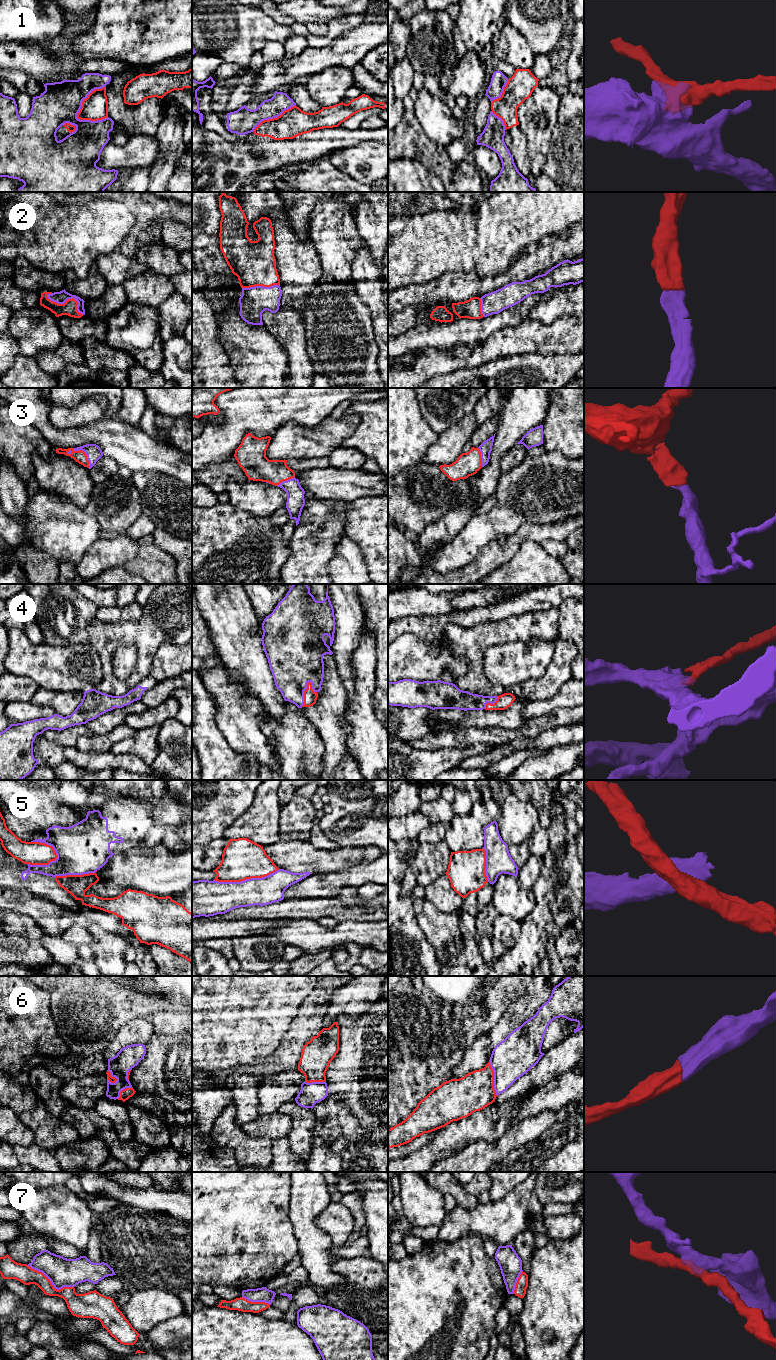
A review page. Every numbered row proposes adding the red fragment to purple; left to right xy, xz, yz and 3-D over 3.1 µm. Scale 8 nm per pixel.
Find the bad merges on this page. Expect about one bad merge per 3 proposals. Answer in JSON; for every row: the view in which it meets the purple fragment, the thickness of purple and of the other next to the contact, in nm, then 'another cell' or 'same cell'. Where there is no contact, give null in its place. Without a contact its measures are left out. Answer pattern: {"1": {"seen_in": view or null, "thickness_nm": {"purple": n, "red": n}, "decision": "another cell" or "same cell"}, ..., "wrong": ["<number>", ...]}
{"1": {"seen_in": "xy", "thickness_nm": {"purple": 320, "red": 200}, "decision": "another cell"}, "2": {"seen_in": "xy", "thickness_nm": {"purple": 100, "red": 120}, "decision": "same cell"}, "3": {"seen_in": "xy", "thickness_nm": {"purple": 120, "red": 100}, "decision": "same cell"}, "4": {"seen_in": "xz", "thickness_nm": {"purple": 360, "red": 110}, "decision": "same cell"}, "5": {"seen_in": "xz", "thickness_nm": {"purple": 260, "red": 320}, "decision": "another cell"}, "6": {"seen_in": "yz", "thickness_nm": {"purple": 320, "red": 300}, "decision": "same cell"}, "7": {"seen_in": "xy", "thickness_nm": {"purple": 240, "red": 150}, "decision": "another cell"}, "wrong": ["1", "5", "7"]}

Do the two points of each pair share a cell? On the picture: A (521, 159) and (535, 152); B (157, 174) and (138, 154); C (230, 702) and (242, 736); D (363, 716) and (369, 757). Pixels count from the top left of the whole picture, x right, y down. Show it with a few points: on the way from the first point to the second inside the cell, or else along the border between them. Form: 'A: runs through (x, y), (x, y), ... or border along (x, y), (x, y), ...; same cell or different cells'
A: border along (522, 133), (526, 138), (526, 149), (531, 173); different cells
B: border along (158, 145), (158, 159), (152, 168); different cells
C: runs through (235, 710), (241, 728); same cell
D: runs through (365, 726), (369, 737), (369, 747); same cell

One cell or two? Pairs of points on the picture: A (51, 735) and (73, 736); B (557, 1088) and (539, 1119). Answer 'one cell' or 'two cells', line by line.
A: one cell
B: two cells

